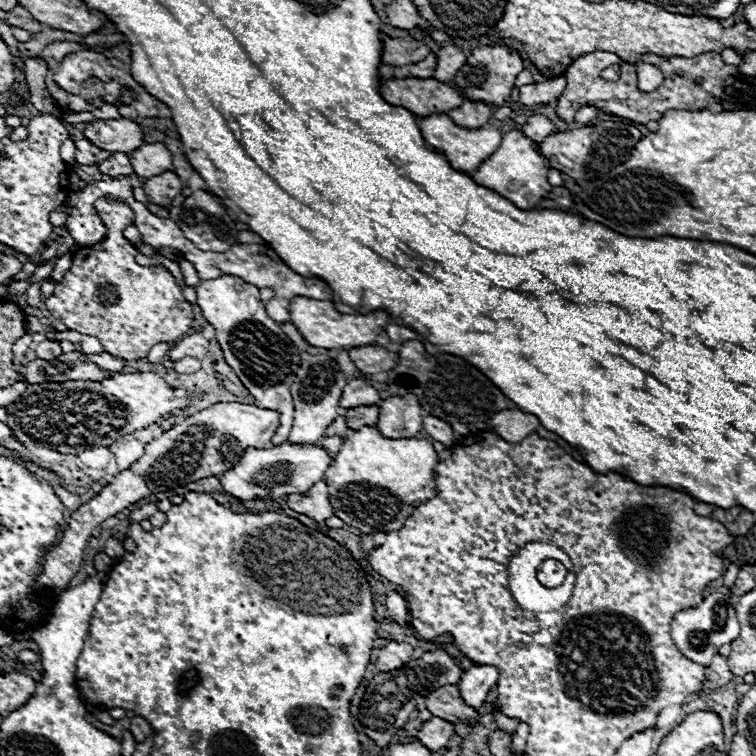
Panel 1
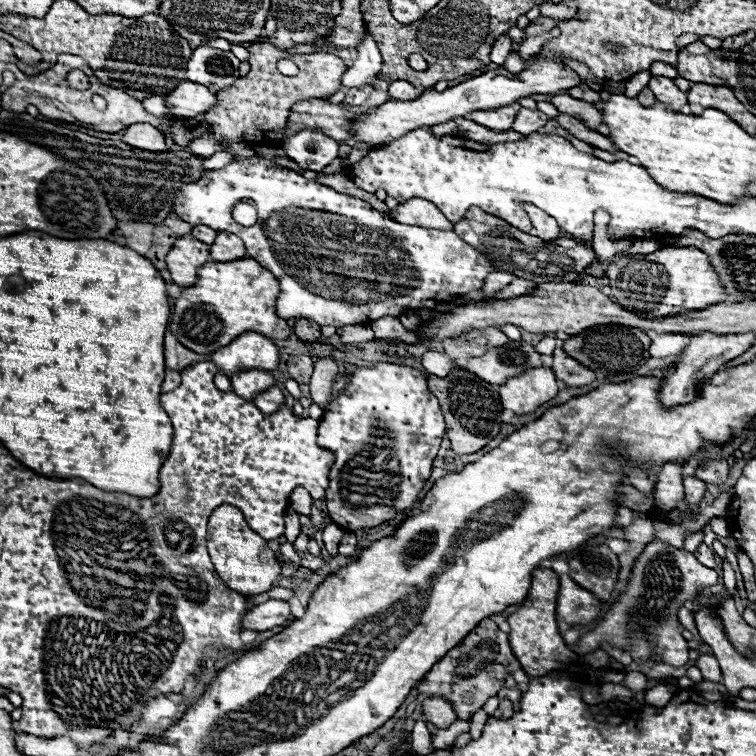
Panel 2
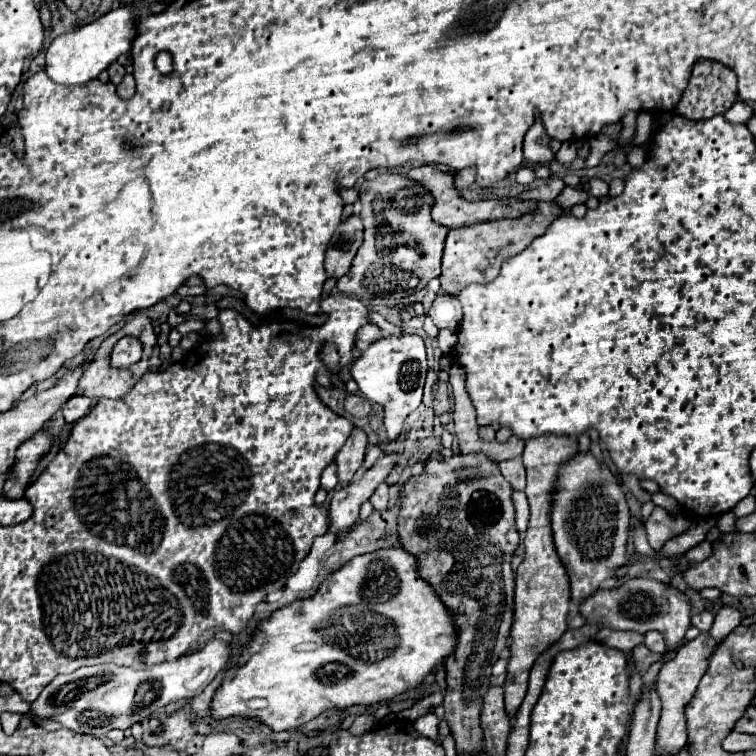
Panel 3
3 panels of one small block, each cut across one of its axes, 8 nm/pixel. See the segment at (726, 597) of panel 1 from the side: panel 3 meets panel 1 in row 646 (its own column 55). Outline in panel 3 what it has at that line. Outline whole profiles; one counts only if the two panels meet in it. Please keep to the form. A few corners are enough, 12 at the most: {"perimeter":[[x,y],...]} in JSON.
{"perimeter":[[210,642],[176,662],[56,676],[32,714],[104,736],[194,698],[230,660]]}

